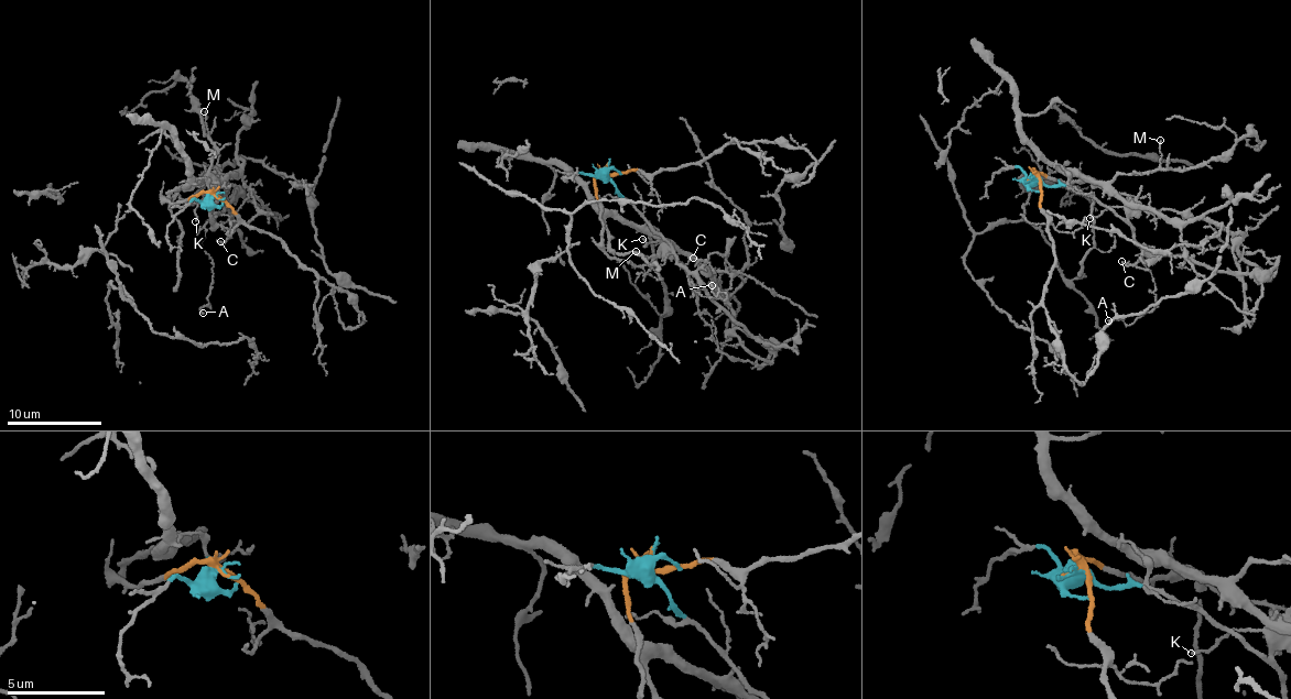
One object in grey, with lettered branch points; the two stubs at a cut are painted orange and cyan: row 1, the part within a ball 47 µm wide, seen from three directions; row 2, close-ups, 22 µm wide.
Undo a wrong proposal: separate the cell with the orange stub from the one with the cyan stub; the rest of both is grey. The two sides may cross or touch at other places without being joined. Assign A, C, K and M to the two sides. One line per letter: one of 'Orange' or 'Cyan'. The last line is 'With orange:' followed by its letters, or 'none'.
A: Cyan
C: Cyan
K: Cyan
M: Orange
With orange: M

